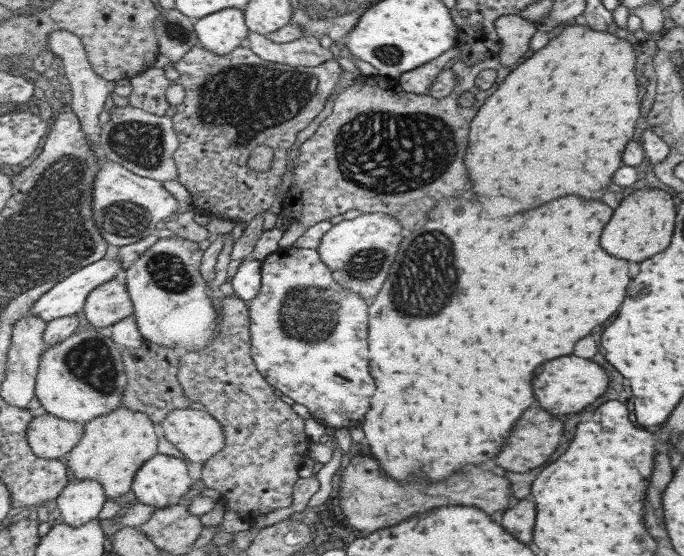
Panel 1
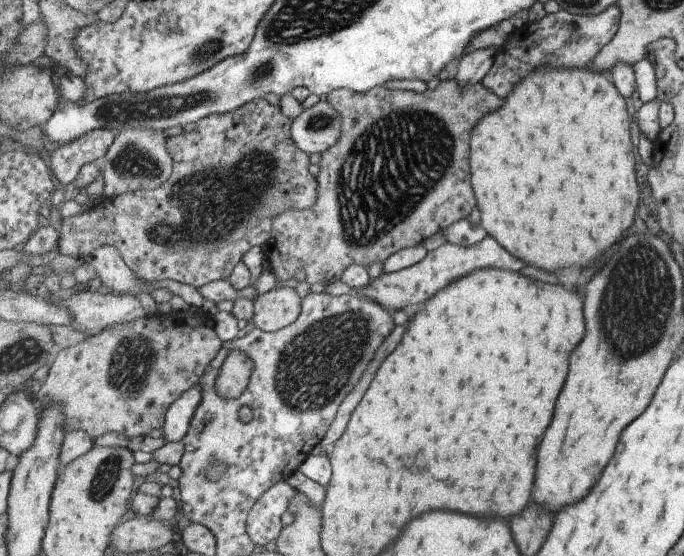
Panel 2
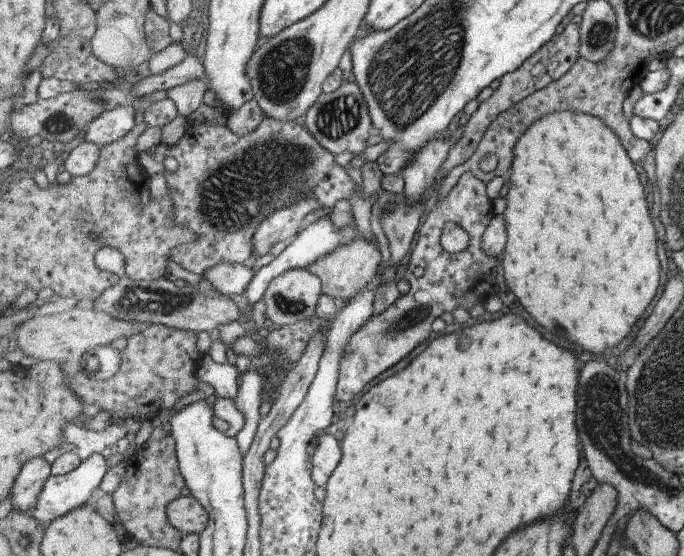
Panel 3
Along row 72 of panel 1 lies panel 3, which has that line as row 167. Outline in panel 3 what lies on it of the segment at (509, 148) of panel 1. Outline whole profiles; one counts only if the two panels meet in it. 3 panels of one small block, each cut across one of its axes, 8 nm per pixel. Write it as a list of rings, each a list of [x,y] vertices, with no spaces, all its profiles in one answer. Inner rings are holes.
[[[557,111],[532,122],[527,130],[519,137],[514,150],[514,159],[510,168],[511,184],[507,192],[507,210],[503,212],[507,220],[507,232],[509,232],[509,250],[505,252],[505,278],[509,288],[519,296],[527,312],[545,326],[549,332],[555,332],[559,336],[567,336],[573,342],[581,344],[585,350],[593,354],[601,354],[611,346],[617,346],[631,330],[631,326],[637,322],[637,318],[645,312],[645,308],[653,302],[653,298],[660,292],[661,287],[661,254],[657,254],[657,228],[651,220],[651,212],[647,206],[647,197],[643,184],[641,184],[641,172],[637,172],[633,159],[620,136],[607,126],[607,123],[589,113],[581,111]]]

